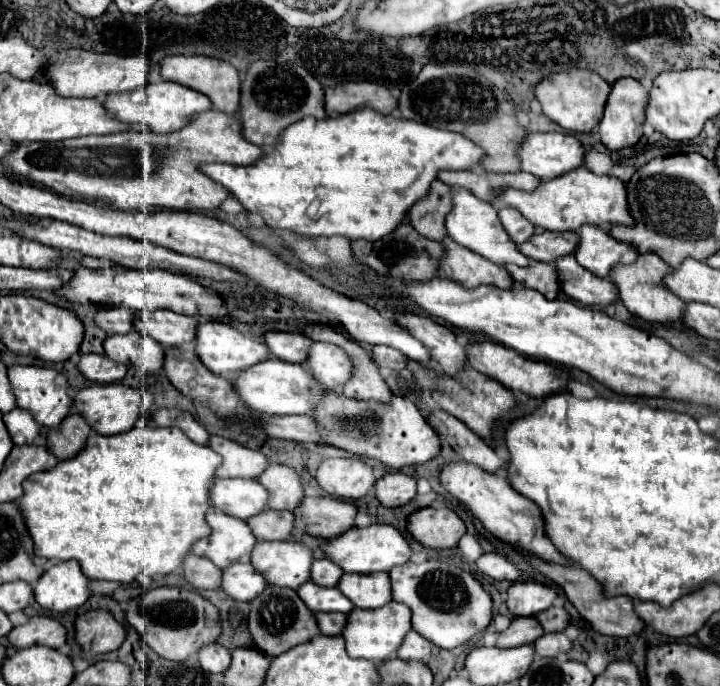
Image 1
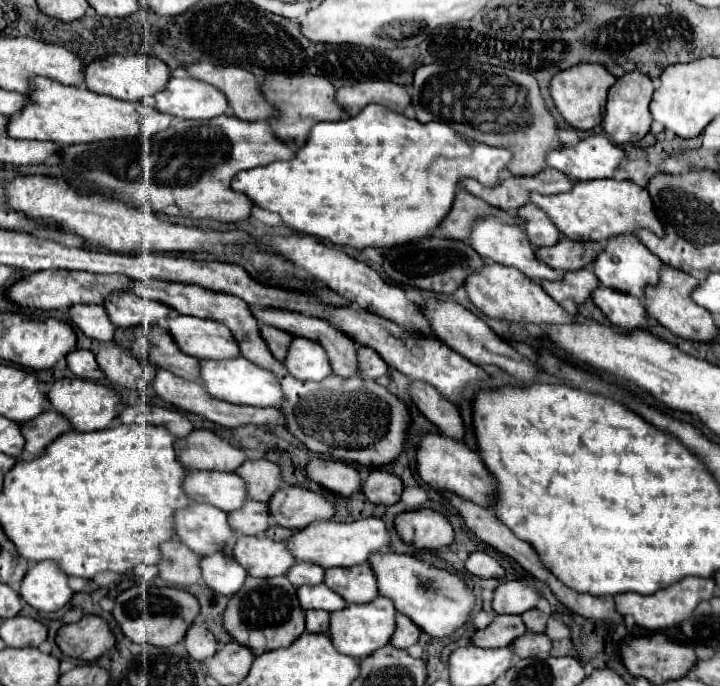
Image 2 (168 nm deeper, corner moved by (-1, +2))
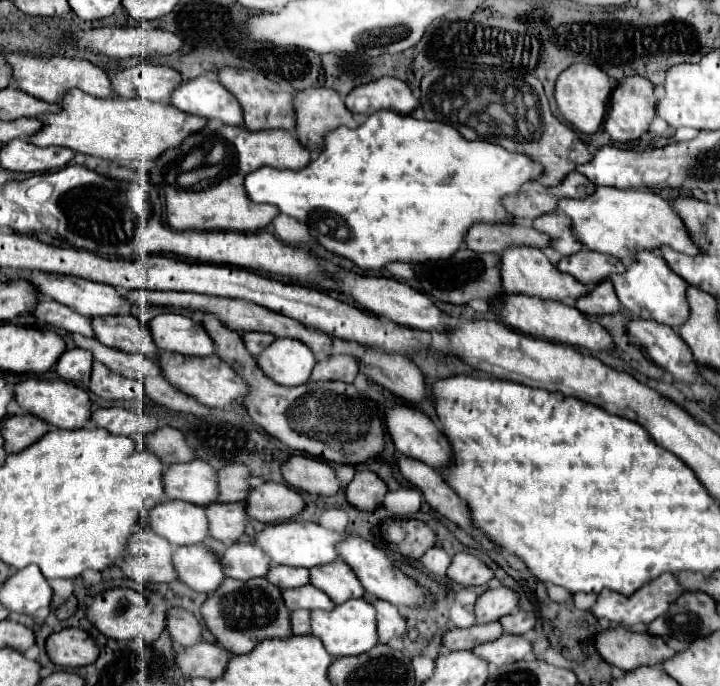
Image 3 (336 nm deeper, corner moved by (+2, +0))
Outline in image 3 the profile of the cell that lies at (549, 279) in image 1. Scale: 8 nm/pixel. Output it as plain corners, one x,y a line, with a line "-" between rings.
607,280
595,284
585,296
575,300
575,308
583,314
615,314
619,312
619,300
615,296
613,284

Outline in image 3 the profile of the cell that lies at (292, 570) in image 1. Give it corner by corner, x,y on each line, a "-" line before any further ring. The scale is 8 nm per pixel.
237,542
223,554
221,566
225,570
225,576
229,578
249,580
267,576
271,568
271,558
251,542

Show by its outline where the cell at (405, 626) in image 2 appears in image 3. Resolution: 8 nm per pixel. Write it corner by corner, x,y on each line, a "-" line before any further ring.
373,600
373,606
377,606
379,640
387,644
393,638
401,638
405,634
405,618
399,614
399,610
381,600

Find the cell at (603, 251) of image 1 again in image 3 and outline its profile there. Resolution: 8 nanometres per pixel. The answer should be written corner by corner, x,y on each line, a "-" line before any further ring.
651,250
637,252
635,258
627,262
627,270
623,274
611,274
607,280
613,282
617,298
623,304
623,308
633,312
633,316
637,318
653,318
673,328
679,328
689,318
689,306
685,302
687,282
679,278
657,252

